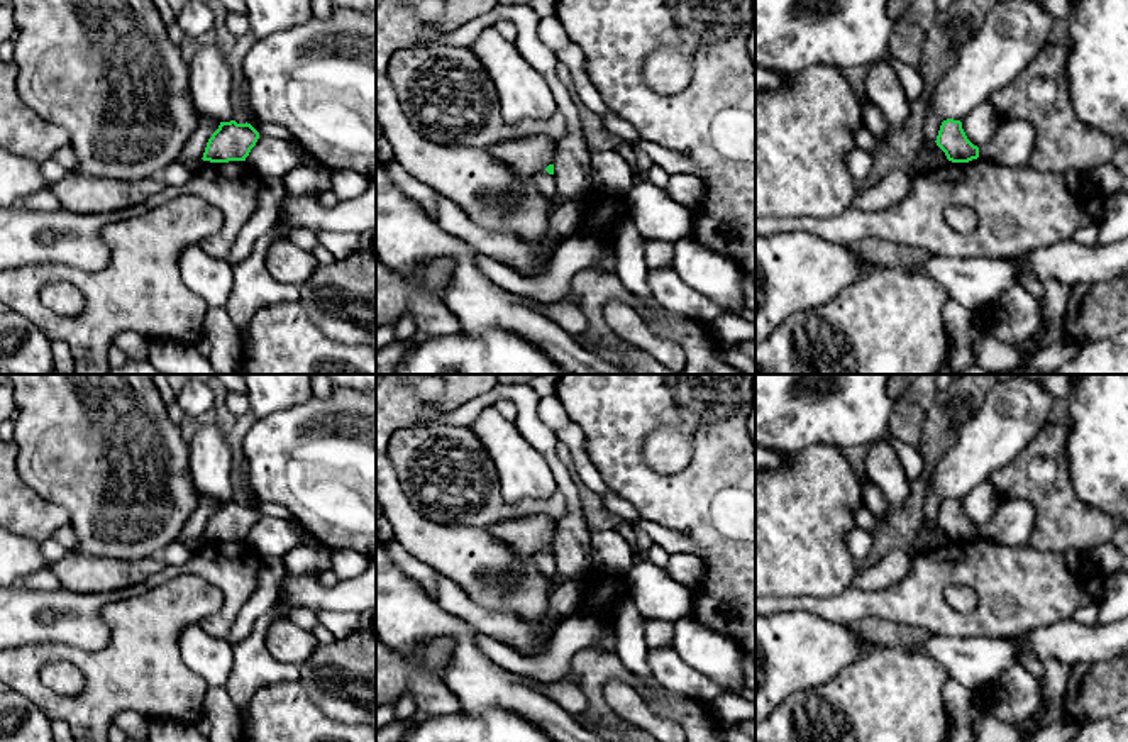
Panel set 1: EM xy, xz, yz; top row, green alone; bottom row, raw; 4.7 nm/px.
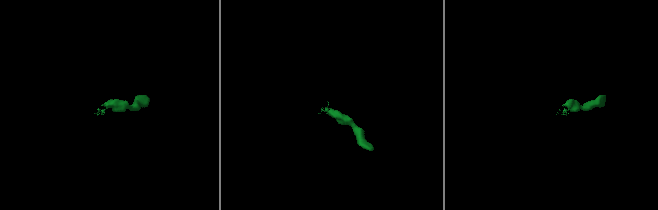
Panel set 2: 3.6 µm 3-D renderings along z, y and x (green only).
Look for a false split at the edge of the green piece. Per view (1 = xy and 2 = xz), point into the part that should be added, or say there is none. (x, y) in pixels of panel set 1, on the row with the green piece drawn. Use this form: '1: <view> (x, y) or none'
1: none
2: xz (525, 156)

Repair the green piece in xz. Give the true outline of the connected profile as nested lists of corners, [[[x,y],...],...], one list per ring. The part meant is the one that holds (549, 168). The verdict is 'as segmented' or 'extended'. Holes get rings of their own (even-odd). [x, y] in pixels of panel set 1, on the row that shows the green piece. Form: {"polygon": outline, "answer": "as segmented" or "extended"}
{"polygon": [[[537,134],[498,142],[486,151],[493,159],[506,164],[518,176],[530,178],[537,171],[554,174],[554,146],[556,141],[544,134]]], "answer": "extended"}

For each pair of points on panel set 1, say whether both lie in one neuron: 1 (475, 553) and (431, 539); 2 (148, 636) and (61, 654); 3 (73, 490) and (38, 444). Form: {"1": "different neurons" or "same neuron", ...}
{"1": "same neuron", "2": "same neuron", "3": "same neuron"}

